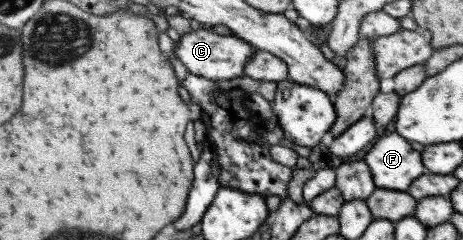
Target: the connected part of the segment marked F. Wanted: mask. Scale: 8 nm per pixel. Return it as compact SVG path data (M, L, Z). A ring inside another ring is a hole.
M395 132L384 135L376 141L372 149L364 156L364 160L370 167L376 187L391 191L407 192L414 180L425 174L426 170L428 170L424 164L422 164L423 161L420 153L421 152L412 149L409 140L402 138L402 136Z

